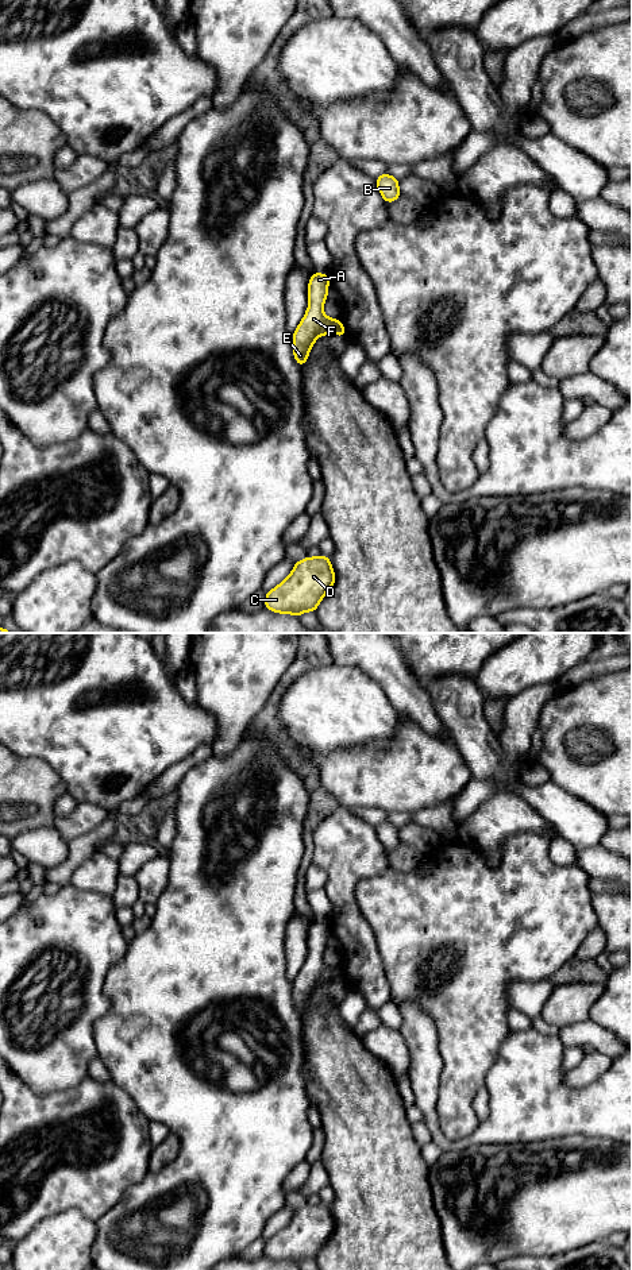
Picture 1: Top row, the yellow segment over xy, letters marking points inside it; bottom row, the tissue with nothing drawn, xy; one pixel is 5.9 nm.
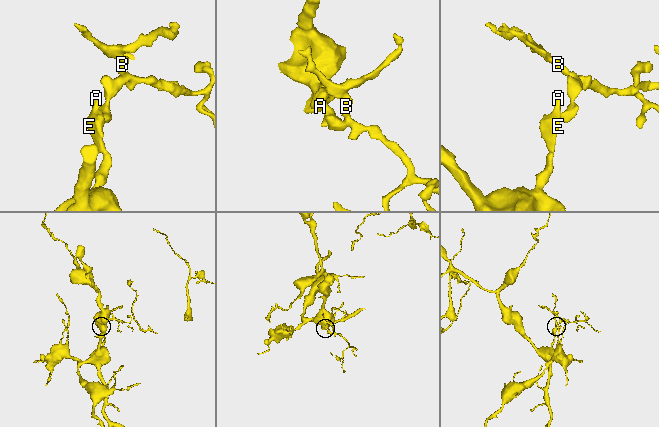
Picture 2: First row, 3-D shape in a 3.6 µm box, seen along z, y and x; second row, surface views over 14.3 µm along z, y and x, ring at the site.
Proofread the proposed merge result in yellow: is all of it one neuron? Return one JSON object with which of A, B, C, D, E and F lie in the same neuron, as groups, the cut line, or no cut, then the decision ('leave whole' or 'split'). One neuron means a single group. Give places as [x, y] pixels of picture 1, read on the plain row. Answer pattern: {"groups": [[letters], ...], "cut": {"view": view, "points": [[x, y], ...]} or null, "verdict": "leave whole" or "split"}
{"groups": [["A", "C", "D", "E", "F"], ["B"]], "cut": {"view": "xy", "points": [[338, 967], [331, 980]]}, "verdict": "split"}

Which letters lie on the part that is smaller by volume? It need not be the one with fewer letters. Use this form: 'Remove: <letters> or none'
Remove: B

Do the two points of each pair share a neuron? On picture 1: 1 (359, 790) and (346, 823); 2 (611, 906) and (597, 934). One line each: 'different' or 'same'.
1: different
2: different

